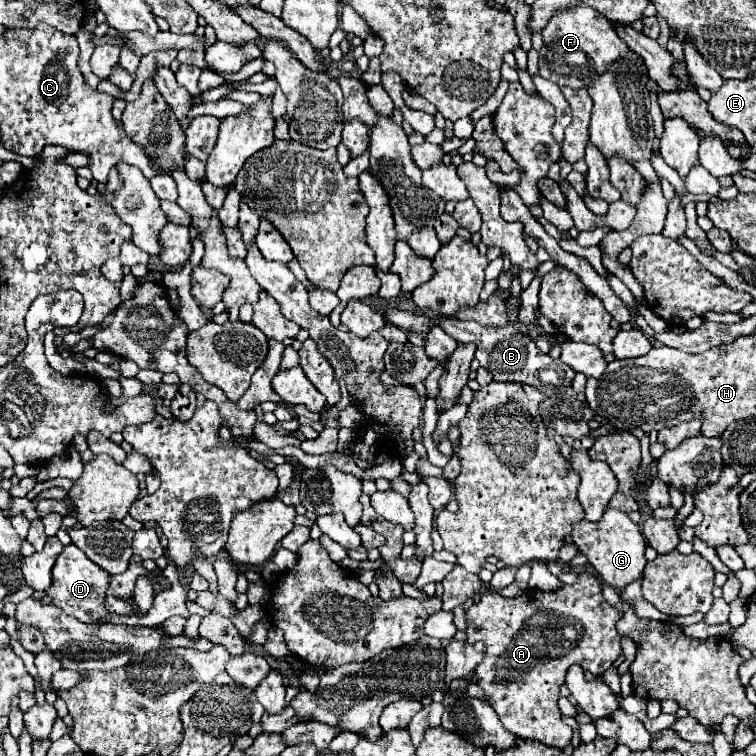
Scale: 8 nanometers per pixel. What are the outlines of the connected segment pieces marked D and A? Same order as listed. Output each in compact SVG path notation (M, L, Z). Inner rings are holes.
M69 544L63 552L55 558L53 566L53 584L47 588L47 596L53 598L53 604L61 608L65 614L75 618L101 618L109 614L105 608L105 590L109 586L109 574L93 564L77 546Z
M583 572L579 580L573 586L561 586L561 614L545 610L543 600L535 596L537 590L529 590L517 598L503 598L495 592L483 592L479 602L475 602L467 610L467 636L469 642L485 642L485 660L477 666L477 678L479 686L489 698L489 704L497 710L499 720L503 722L505 730L519 738L537 740L547 746L565 748L571 742L573 730L561 720L561 712L557 708L559 690L565 682L567 668L573 664L583 666L591 674L599 676L607 668L613 666L613 662L621 656L621 636L615 630L615 624L621 618L621 612L607 604L607 600L601 594L601 582L593 576Z

